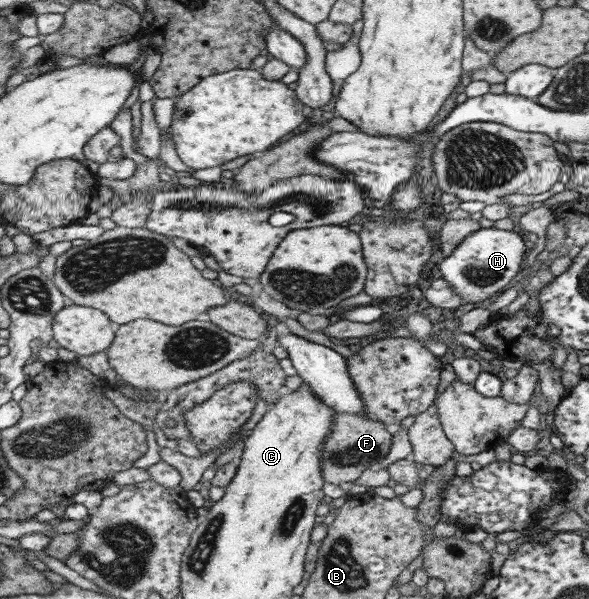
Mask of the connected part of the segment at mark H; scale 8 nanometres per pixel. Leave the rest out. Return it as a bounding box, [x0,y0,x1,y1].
[439,228,528,307]

